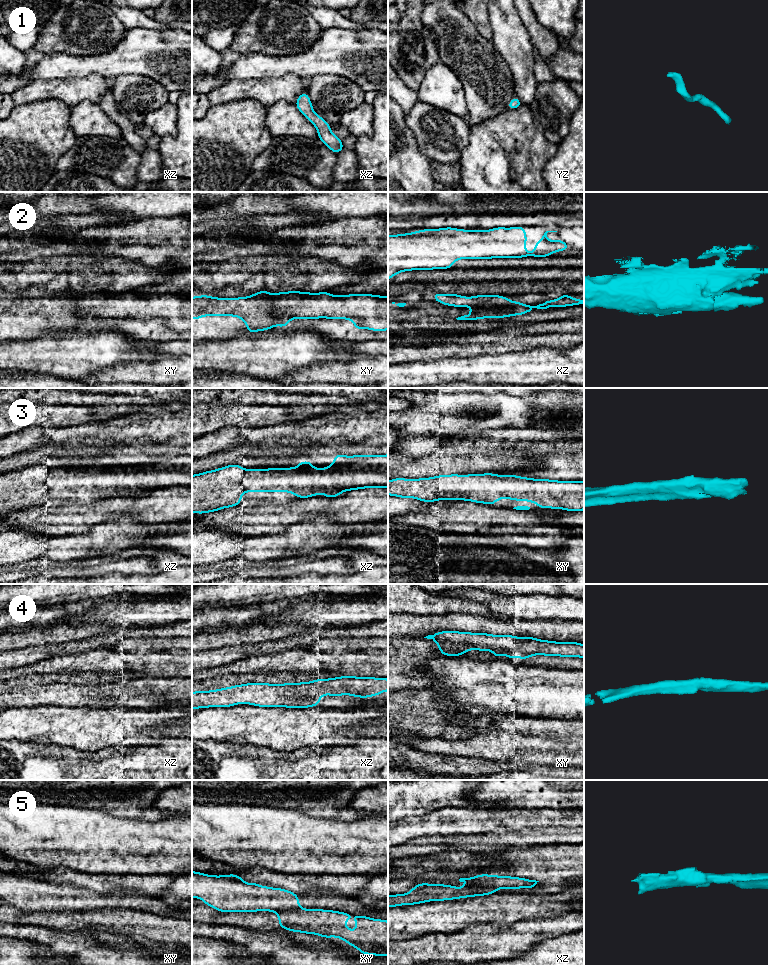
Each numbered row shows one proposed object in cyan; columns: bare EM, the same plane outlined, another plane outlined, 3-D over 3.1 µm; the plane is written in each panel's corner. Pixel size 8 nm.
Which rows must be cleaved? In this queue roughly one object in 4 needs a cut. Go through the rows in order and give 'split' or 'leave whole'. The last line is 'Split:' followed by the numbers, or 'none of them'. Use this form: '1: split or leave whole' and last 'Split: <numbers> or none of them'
1: leave whole
2: split
3: leave whole
4: leave whole
5: split
Split: 2, 5

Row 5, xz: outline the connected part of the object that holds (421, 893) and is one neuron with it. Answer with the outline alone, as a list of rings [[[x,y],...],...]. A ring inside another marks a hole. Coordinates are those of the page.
[[[426,884],[414,886],[409,893],[388,896],[388,908],[400,905],[414,905],[428,901],[444,901],[474,896],[485,896],[495,893],[493,889],[478,885],[456,888],[452,885]]]

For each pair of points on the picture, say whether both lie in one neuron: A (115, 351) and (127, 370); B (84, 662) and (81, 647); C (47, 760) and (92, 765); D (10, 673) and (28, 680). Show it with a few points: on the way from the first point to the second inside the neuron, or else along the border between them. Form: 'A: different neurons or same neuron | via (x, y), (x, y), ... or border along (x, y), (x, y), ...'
A: different neurons | border along (145, 357), (108, 366)
B: different neurons | border along (96, 649), (59, 656)
C: same neuron | via (58, 765), (81, 765)
D: different neurons | border along (33, 673), (10, 679)

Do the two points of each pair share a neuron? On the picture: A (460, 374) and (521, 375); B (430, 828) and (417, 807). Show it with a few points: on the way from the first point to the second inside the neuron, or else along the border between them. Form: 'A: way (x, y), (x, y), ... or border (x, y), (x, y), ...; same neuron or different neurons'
A: way (475, 372), (506, 372); same neuron
B: border (434, 810), (422, 815), (403, 817), (399, 820); different neurons

